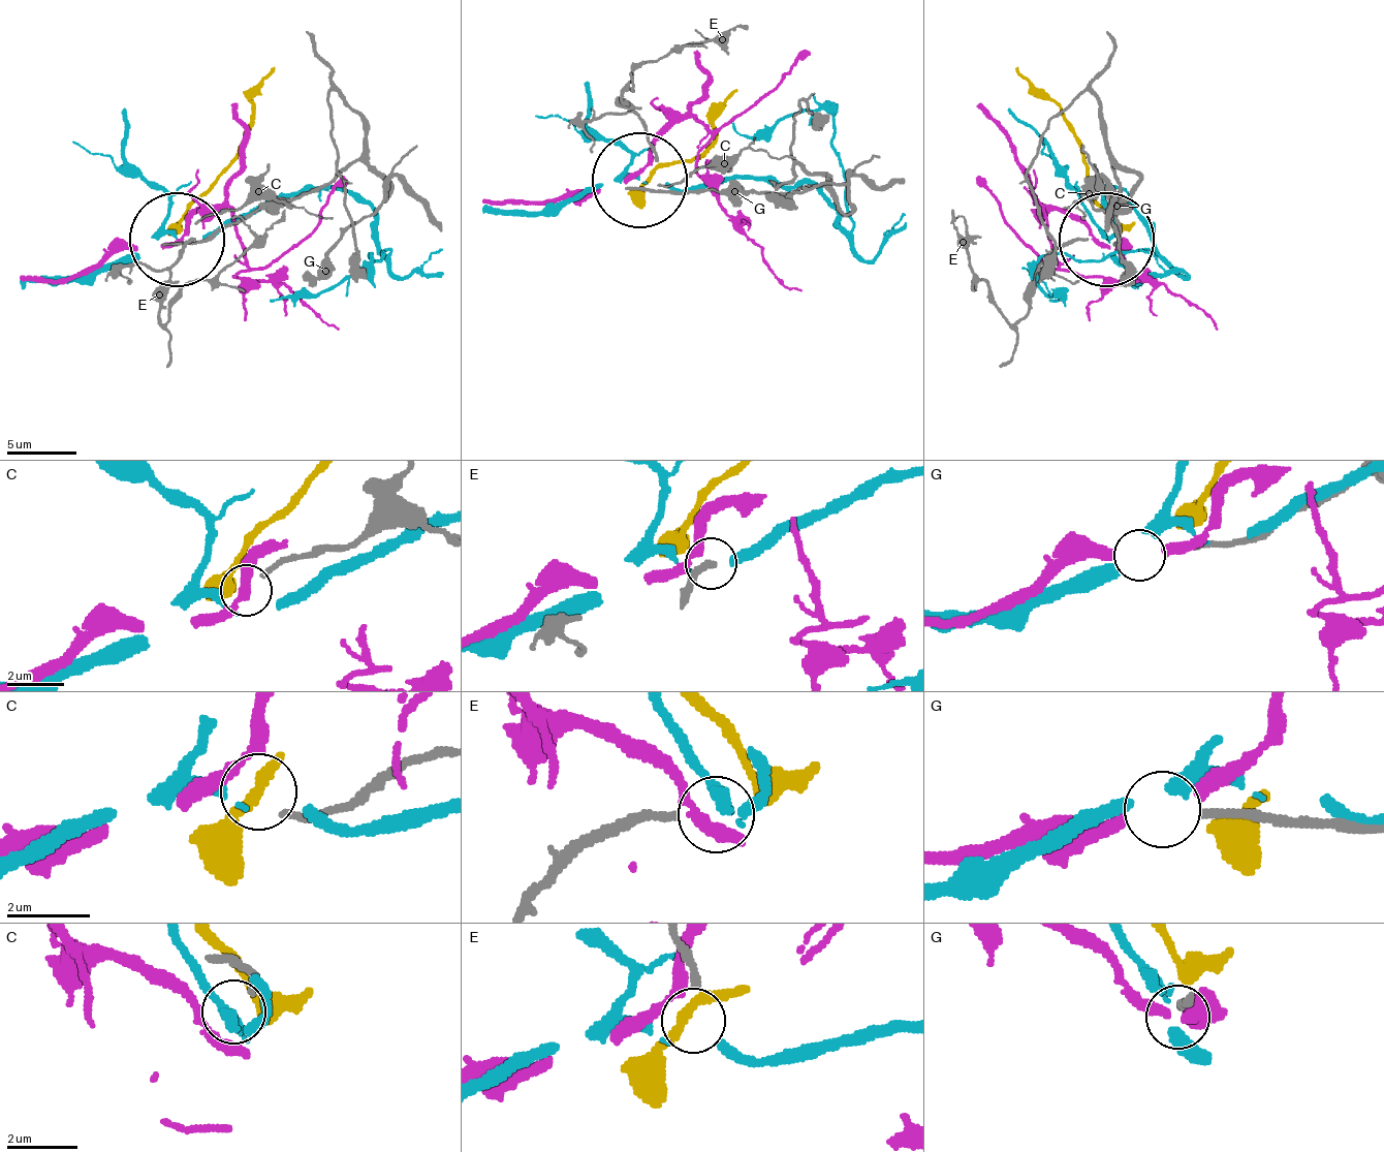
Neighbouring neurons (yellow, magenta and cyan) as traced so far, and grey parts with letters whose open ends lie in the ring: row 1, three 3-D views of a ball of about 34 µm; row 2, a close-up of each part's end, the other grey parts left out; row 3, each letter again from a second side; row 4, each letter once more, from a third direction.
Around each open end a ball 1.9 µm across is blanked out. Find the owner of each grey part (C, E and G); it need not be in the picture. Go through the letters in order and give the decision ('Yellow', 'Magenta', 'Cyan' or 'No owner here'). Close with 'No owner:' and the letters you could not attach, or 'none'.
C: Magenta
E: Cyan
G: No owner here
No owner: G

